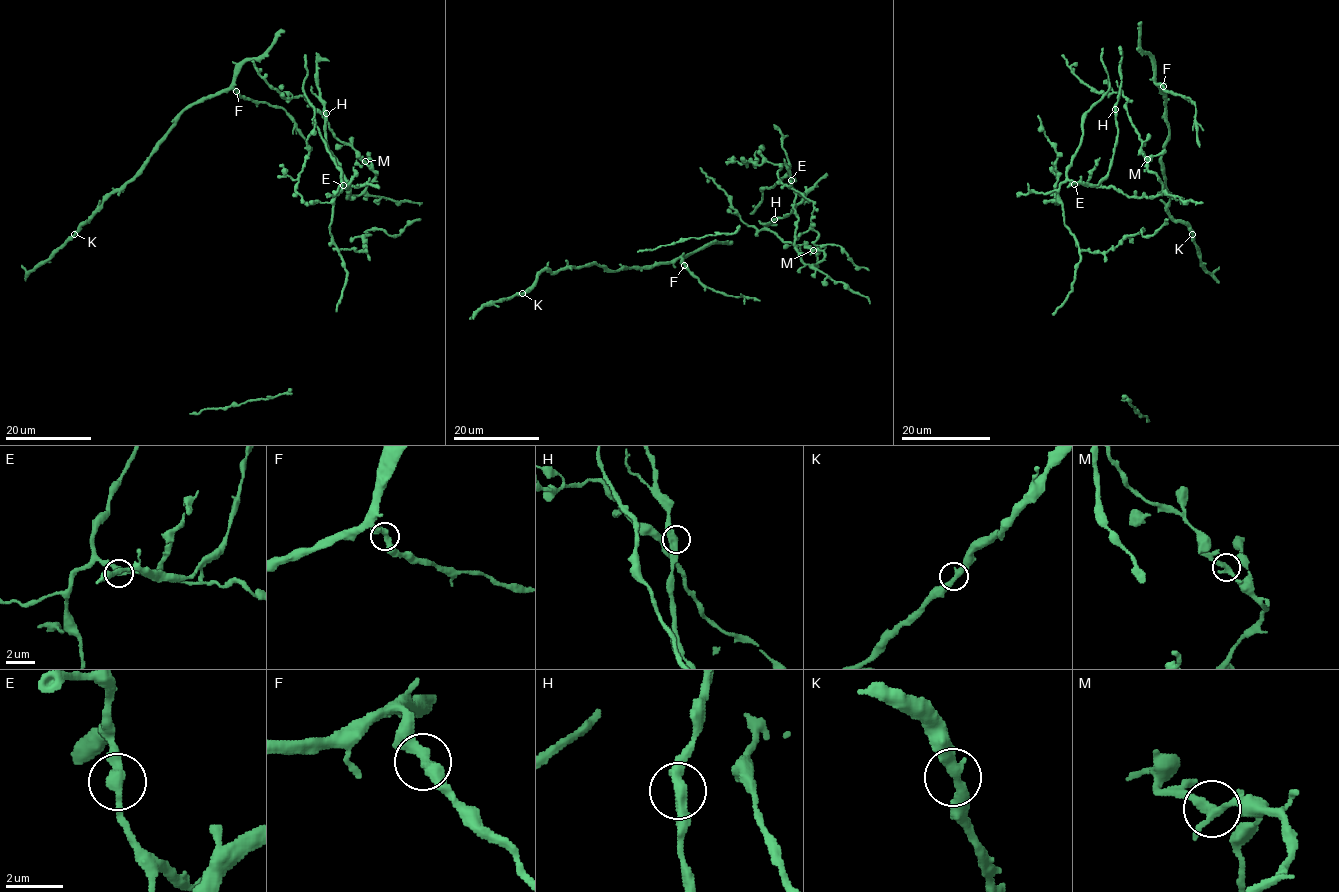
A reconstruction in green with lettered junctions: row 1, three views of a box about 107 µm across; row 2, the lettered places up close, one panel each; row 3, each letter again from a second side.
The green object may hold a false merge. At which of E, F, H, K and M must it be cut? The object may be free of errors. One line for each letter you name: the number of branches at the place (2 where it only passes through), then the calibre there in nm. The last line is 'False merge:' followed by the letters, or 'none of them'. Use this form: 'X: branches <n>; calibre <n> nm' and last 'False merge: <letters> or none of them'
False merge: none of them

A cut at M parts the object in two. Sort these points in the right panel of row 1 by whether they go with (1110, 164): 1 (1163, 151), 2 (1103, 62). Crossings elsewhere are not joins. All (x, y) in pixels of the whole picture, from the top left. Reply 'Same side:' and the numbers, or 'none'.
Same side: 1, 2

